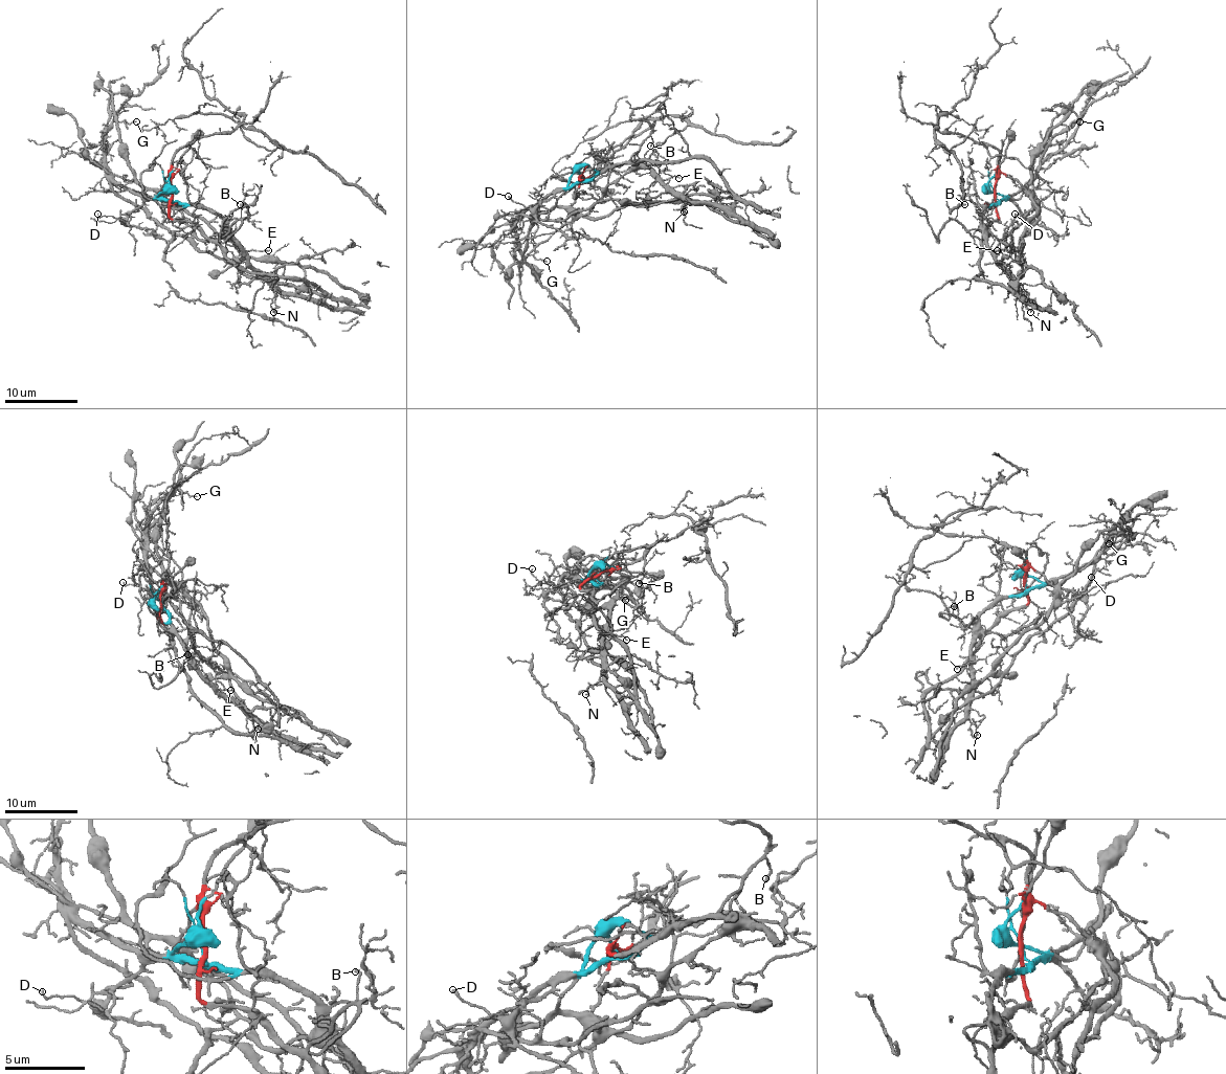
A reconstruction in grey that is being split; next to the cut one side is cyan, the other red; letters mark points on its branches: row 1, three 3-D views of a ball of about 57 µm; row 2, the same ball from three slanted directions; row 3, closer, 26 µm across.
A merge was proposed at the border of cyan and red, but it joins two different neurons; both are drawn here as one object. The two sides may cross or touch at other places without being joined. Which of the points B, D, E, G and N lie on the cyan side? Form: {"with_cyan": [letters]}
{"with_cyan": ["D", "E", "G", "N"]}

